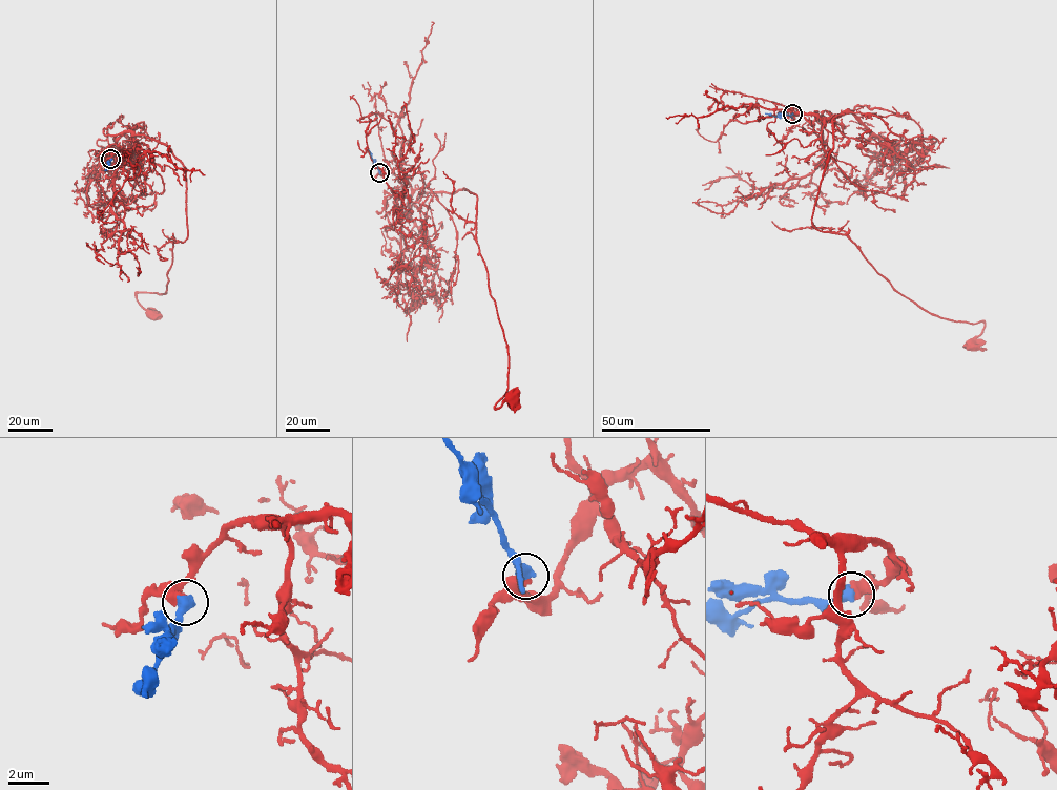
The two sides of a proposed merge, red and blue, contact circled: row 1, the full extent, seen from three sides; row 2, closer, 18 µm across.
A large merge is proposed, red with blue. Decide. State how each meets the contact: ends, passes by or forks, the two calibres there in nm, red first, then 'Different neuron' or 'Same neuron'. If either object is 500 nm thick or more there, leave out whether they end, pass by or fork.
Thickness 600 nm (red) against 550 nm. Same neuron

